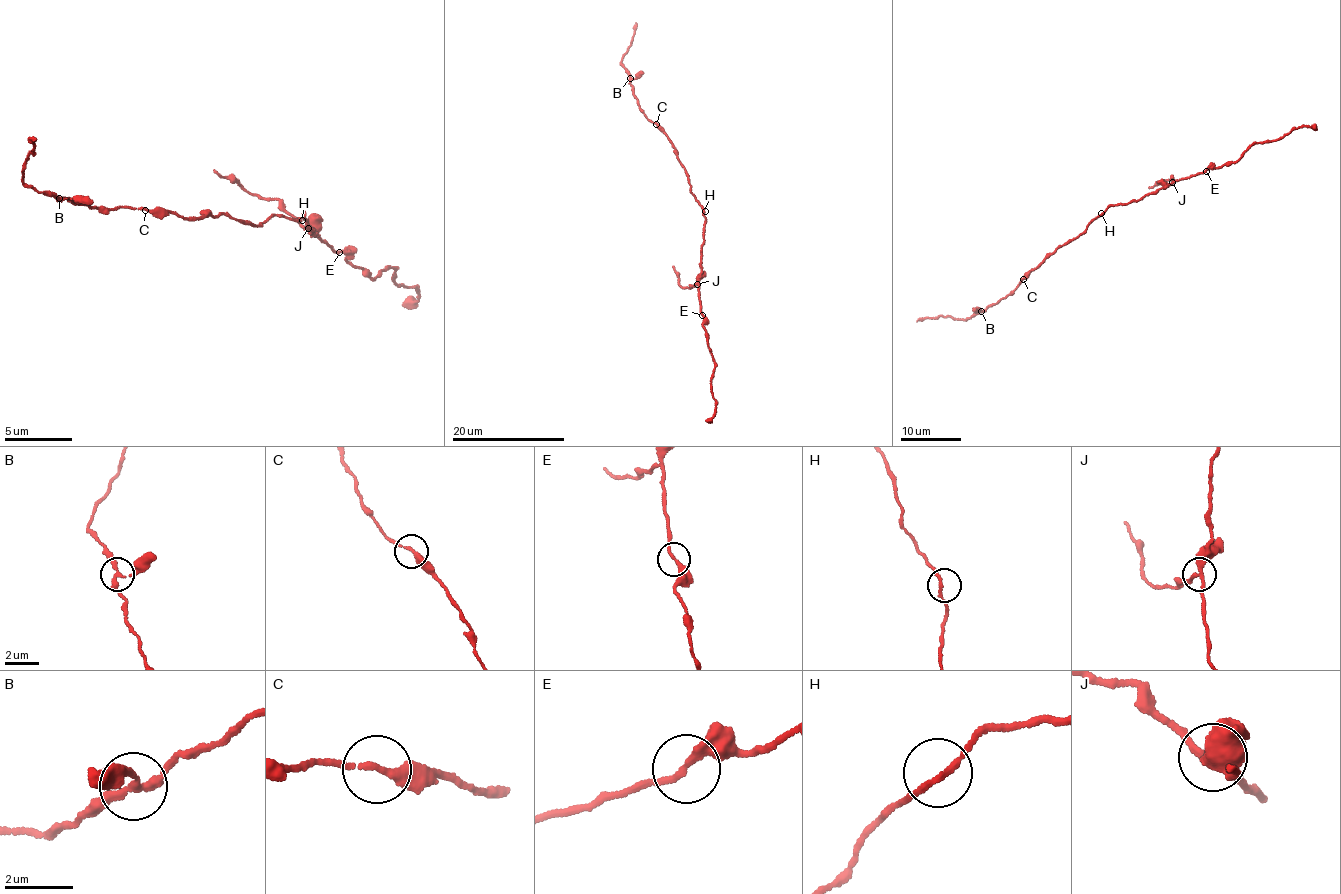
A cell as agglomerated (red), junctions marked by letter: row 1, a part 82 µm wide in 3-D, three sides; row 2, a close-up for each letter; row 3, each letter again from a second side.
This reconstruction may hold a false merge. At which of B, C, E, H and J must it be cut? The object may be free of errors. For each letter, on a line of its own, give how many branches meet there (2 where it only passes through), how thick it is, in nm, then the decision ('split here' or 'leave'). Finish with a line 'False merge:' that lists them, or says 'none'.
B: branches 3; calibre 200 nm; leave
C: branches 2; calibre 240 nm; leave
E: branches 2; calibre 240 nm; leave
H: branches 2; calibre 160 nm; leave
J: branches 3; calibre 220 nm; split here
False merge: J

